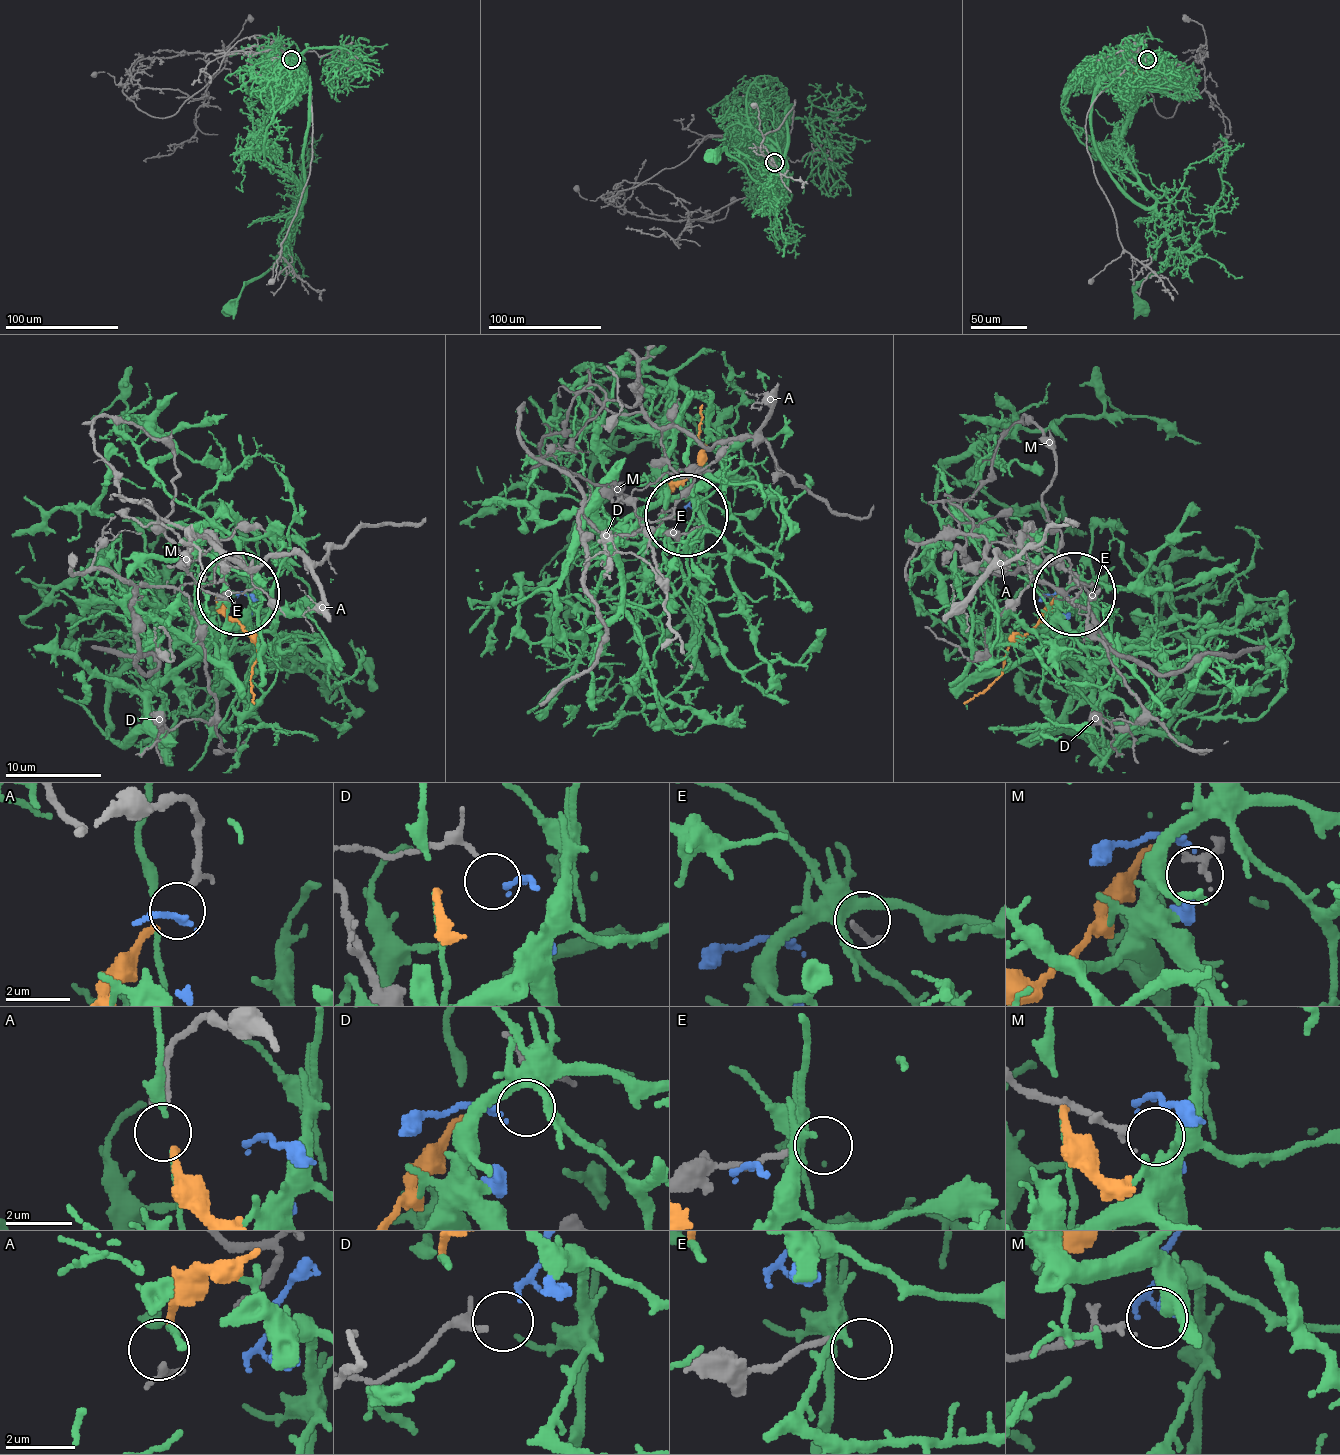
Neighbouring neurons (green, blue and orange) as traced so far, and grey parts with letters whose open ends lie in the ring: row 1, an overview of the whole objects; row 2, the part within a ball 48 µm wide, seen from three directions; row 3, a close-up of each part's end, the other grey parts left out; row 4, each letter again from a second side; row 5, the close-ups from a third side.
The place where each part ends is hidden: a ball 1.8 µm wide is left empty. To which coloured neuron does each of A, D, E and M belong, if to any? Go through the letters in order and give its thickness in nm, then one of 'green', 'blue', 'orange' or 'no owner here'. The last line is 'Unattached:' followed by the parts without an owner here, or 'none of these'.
A: 200 nm thick; orange
D: 150 nm thick; blue
E: 150 nm thick; no owner here
M: 120 nm thick; no owner here
Unattached: E, M

